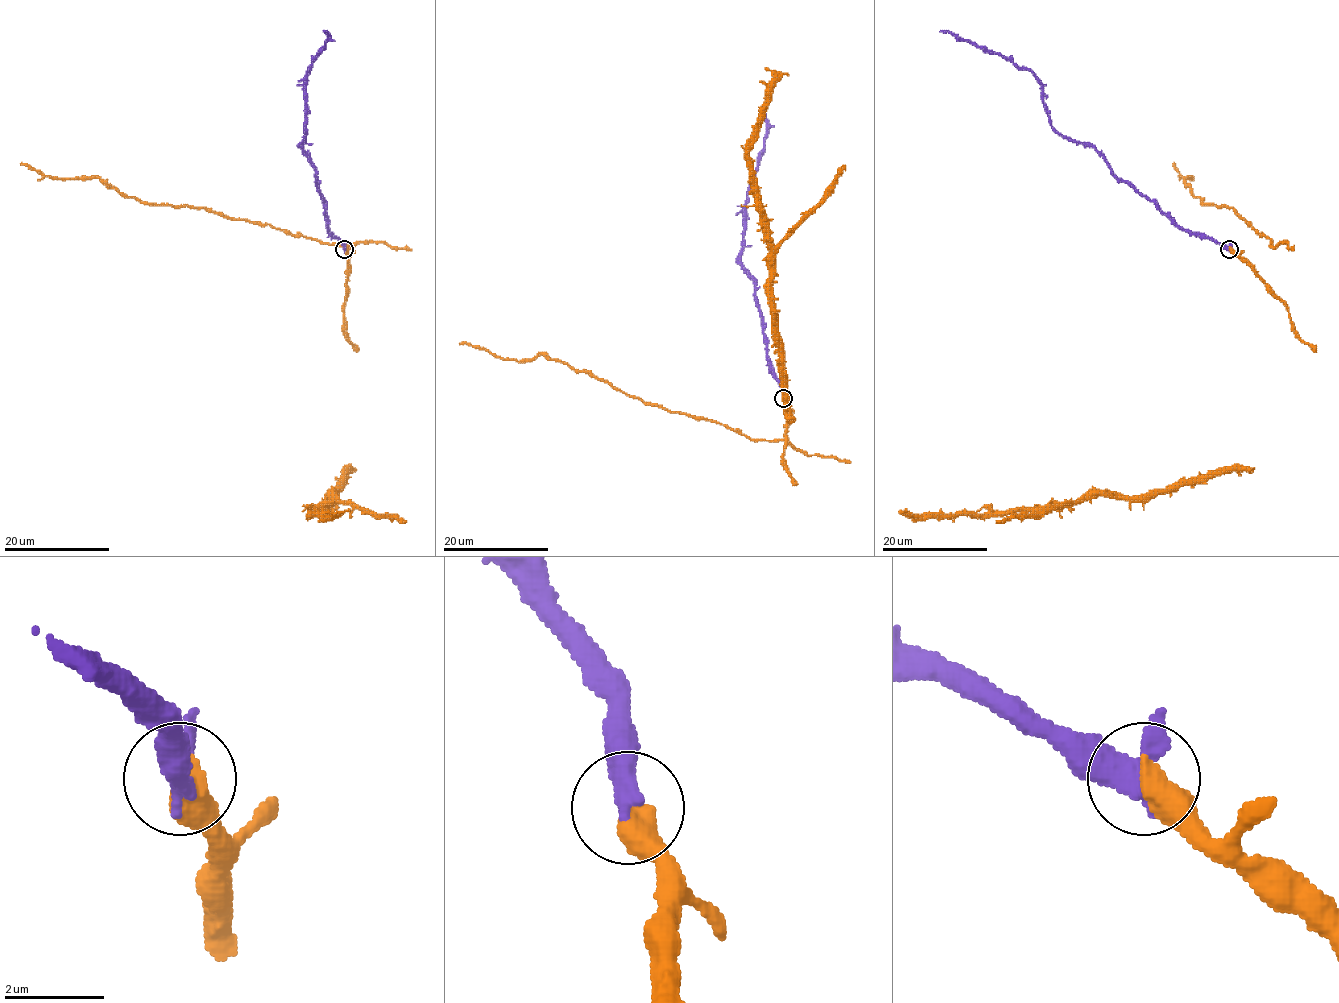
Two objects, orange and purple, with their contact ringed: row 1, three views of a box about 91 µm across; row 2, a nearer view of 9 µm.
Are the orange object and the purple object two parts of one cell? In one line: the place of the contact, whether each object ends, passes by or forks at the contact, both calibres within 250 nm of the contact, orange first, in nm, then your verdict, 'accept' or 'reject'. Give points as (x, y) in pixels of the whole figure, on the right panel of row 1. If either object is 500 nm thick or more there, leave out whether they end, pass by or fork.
(1229, 249) | 600/400 nm | accept

